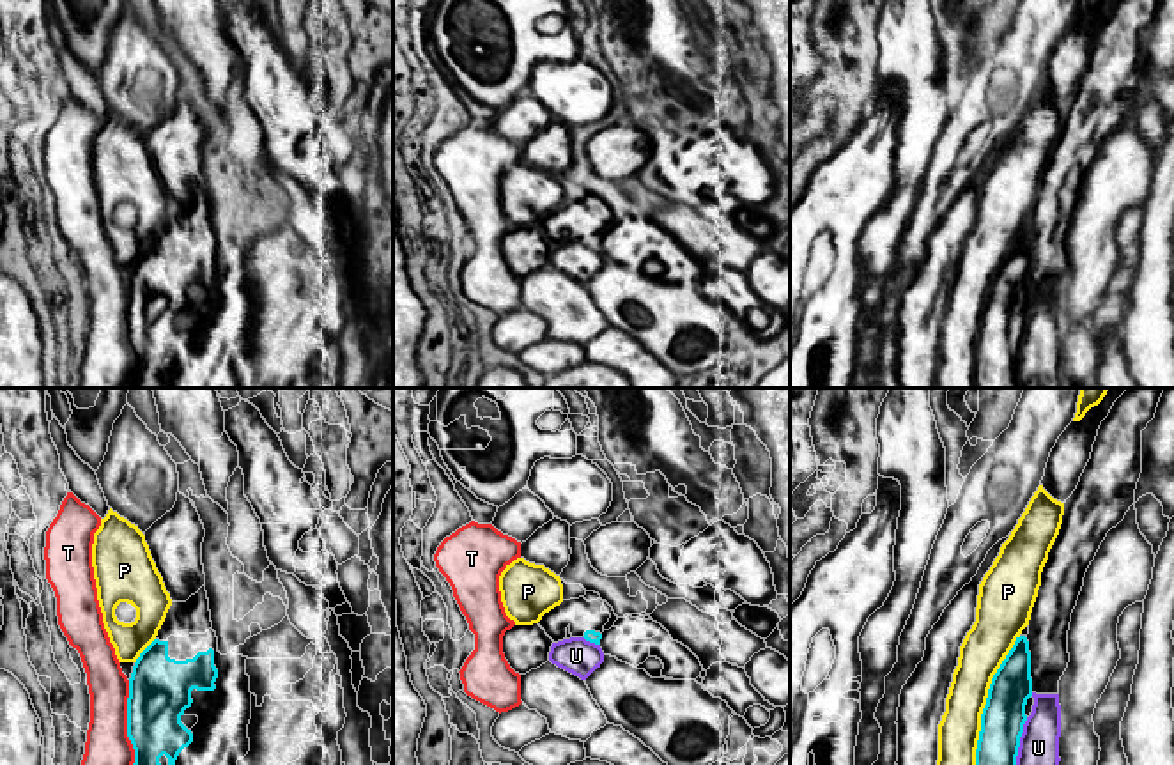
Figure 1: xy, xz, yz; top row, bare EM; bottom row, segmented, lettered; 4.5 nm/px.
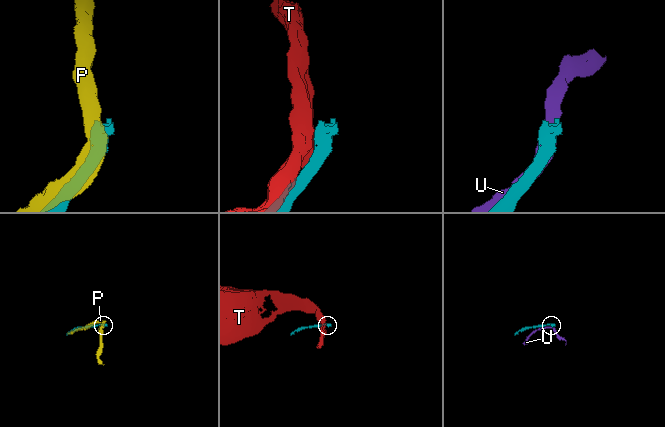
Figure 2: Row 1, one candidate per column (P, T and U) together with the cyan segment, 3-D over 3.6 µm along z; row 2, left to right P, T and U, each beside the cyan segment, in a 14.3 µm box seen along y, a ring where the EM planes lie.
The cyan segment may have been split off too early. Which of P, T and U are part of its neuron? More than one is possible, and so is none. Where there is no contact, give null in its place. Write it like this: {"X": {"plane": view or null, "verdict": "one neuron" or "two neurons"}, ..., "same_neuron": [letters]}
{"P": {"plane": "yz", "verdict": "two neurons"}, "T": {"plane": "xy", "verdict": "two neurons"}, "U": {"plane": "yz", "verdict": "two neurons"}, "same_neuron": []}

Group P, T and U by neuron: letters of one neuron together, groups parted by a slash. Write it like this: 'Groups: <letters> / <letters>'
Groups: P / T / U

